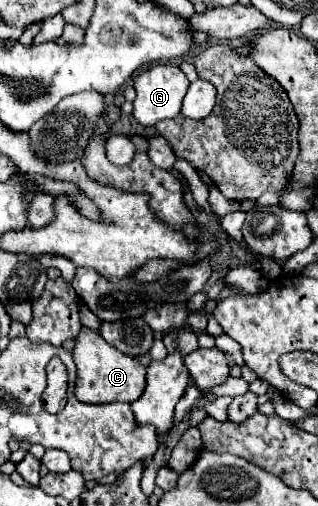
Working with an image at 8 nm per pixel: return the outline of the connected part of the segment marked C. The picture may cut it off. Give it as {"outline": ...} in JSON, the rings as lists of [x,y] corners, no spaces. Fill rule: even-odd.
{"outline":[[[83,328],[75,338],[73,360],[77,364],[77,384],[75,396],[87,404],[107,404],[107,402],[133,402],[145,390],[145,366],[137,358],[129,358],[117,352],[111,344],[101,340],[99,332]]]}

